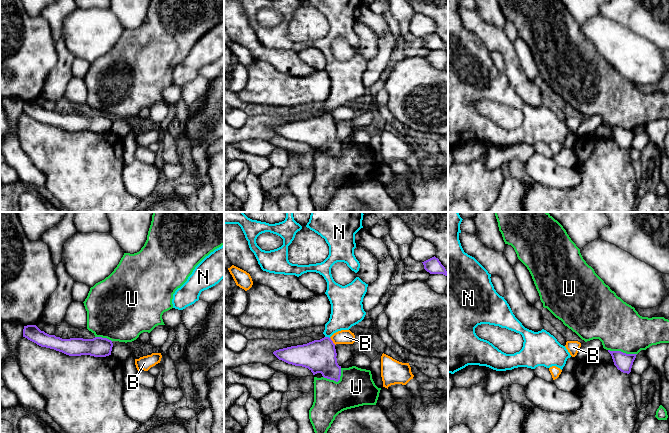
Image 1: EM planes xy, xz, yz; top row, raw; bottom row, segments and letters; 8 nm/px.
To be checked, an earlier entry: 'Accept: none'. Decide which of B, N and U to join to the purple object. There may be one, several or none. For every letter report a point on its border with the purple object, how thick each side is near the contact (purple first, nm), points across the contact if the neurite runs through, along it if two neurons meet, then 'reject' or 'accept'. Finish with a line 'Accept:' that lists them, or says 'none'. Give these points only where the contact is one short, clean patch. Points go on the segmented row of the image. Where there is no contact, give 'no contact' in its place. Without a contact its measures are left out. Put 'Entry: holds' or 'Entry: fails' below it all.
B: xz (332, 341) | 260/110 nm | accept
N: xz (327, 337) | 260/240 nm | reject
U: yz (622, 352) | 140/380 nm | reject
Accept: B
Entry: fails

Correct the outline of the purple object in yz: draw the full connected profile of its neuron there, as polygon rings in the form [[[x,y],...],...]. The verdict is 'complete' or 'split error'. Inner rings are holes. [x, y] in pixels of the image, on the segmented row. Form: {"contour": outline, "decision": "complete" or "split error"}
{"contour": [[[610,351],[614,365],[623,373],[629,374],[637,354],[626,354],[621,351]]], "decision": "complete"}

